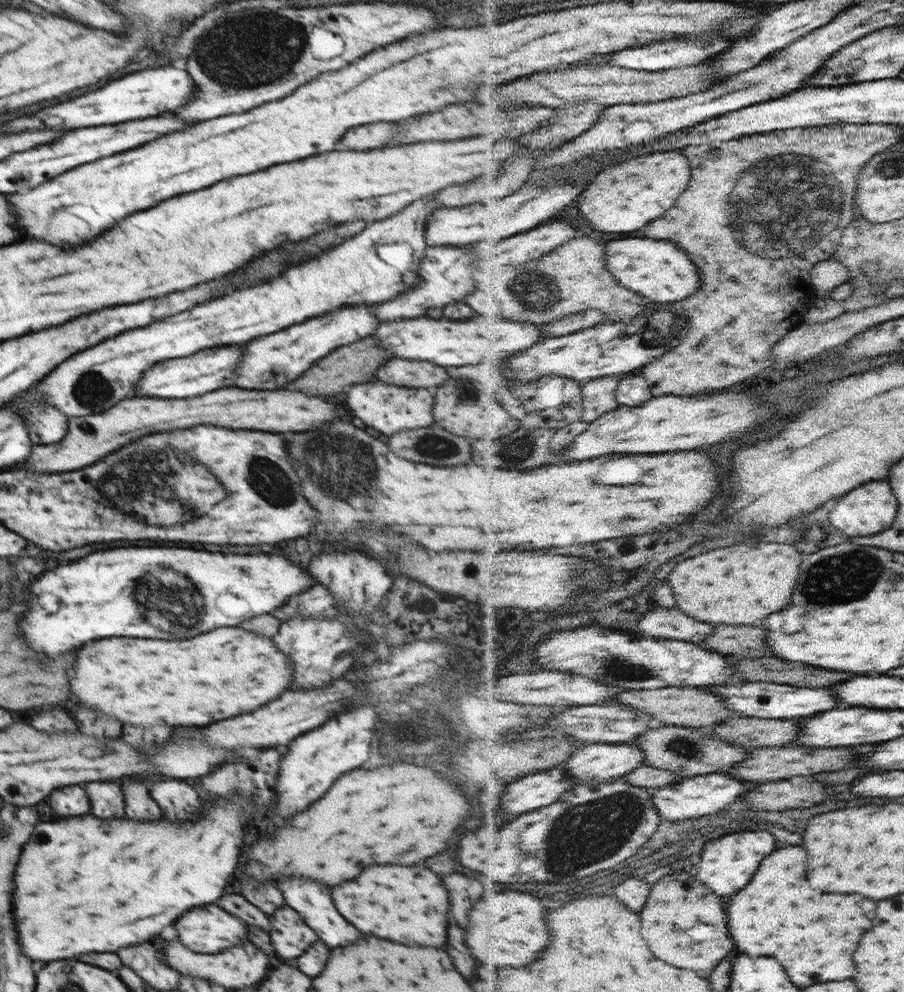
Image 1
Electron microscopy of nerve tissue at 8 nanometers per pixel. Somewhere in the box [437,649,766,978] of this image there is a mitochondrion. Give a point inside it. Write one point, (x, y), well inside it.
(591, 831)

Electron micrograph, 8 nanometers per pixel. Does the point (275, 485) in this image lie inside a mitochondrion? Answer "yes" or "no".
yes

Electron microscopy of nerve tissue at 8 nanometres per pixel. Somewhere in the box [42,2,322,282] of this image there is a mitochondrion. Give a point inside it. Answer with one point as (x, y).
(265, 43)

